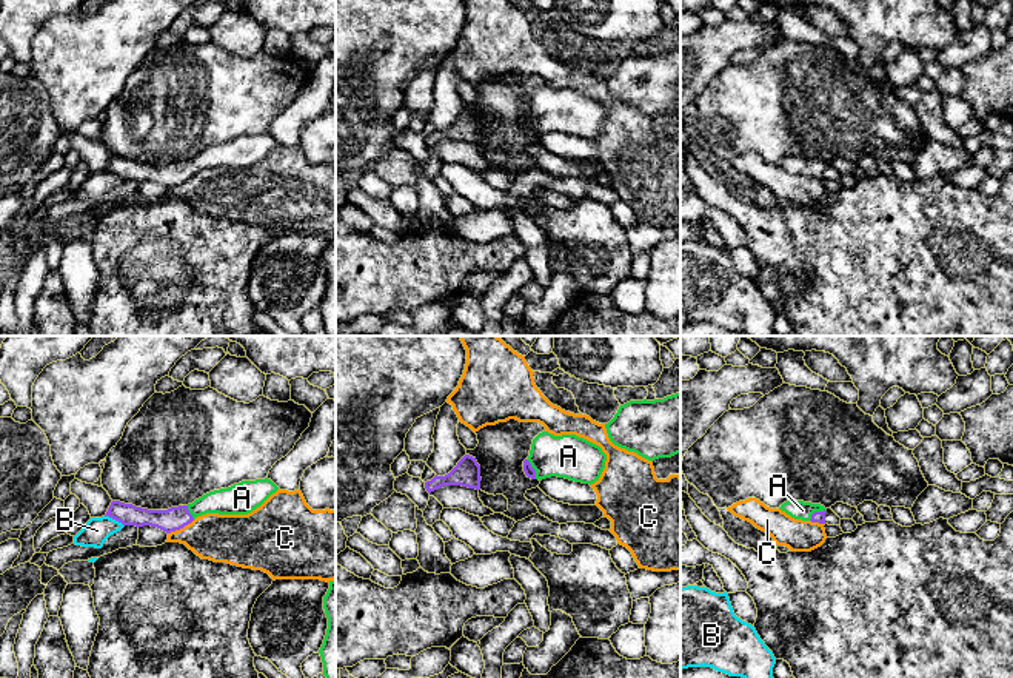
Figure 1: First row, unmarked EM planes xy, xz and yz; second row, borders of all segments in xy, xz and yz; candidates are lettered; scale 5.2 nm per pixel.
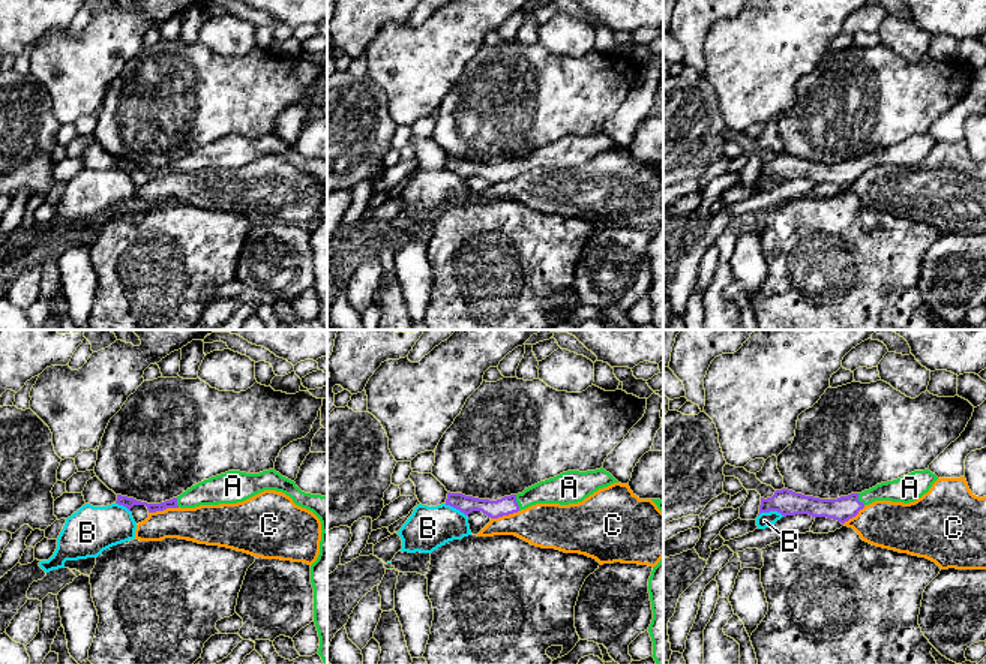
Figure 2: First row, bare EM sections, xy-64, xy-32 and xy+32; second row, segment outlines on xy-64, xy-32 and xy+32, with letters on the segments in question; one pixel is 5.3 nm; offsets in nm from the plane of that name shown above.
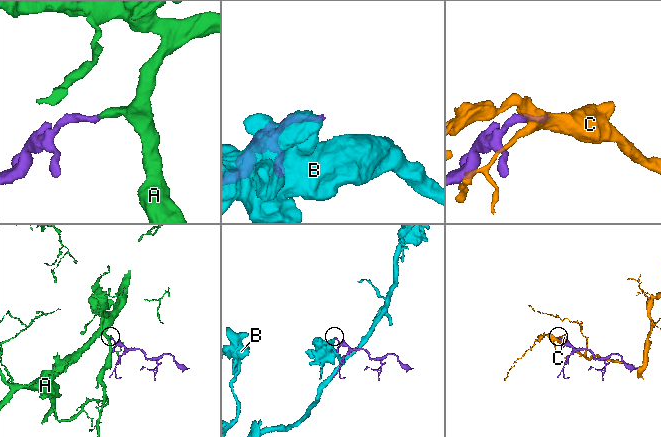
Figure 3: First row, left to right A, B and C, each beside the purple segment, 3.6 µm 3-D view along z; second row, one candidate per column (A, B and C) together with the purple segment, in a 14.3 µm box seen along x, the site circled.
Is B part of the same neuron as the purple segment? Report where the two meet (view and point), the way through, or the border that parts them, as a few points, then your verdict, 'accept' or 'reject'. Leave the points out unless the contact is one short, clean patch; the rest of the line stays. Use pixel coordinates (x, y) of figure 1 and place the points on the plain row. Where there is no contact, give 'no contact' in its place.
xy (114, 173) | along xy (105, 170), (123, 181) | reject

